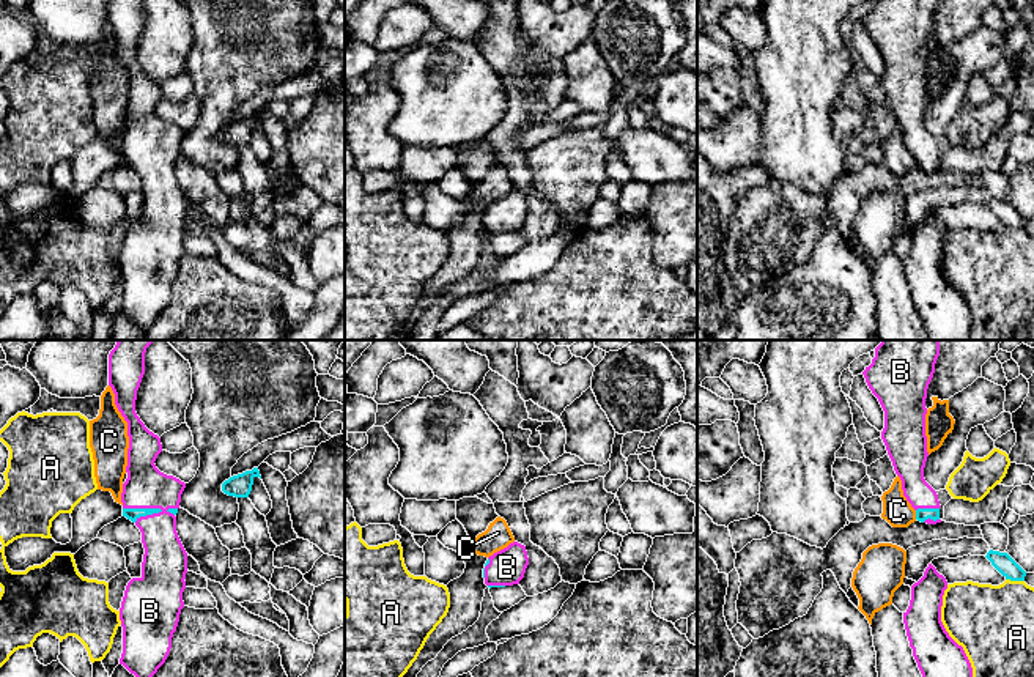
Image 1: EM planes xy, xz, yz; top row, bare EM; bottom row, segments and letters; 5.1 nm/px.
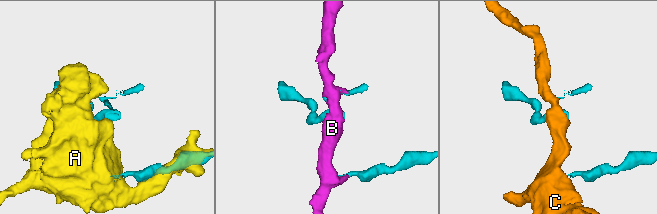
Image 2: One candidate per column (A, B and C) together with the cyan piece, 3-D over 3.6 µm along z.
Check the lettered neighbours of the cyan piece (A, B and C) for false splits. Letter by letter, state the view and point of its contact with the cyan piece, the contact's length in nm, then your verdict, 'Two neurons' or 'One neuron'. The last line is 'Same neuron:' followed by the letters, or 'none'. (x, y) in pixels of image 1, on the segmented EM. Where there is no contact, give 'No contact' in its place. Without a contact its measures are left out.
A: Touches cyan at yz (1015, 580). Shared border 100 nm. Two neurons
B: Touches cyan at xy (144, 509). Shared border 200 nm. One neuron
C: Touches cyan at yz (916, 515). Shared border 50 nm. Two neurons
Same neuron: B

